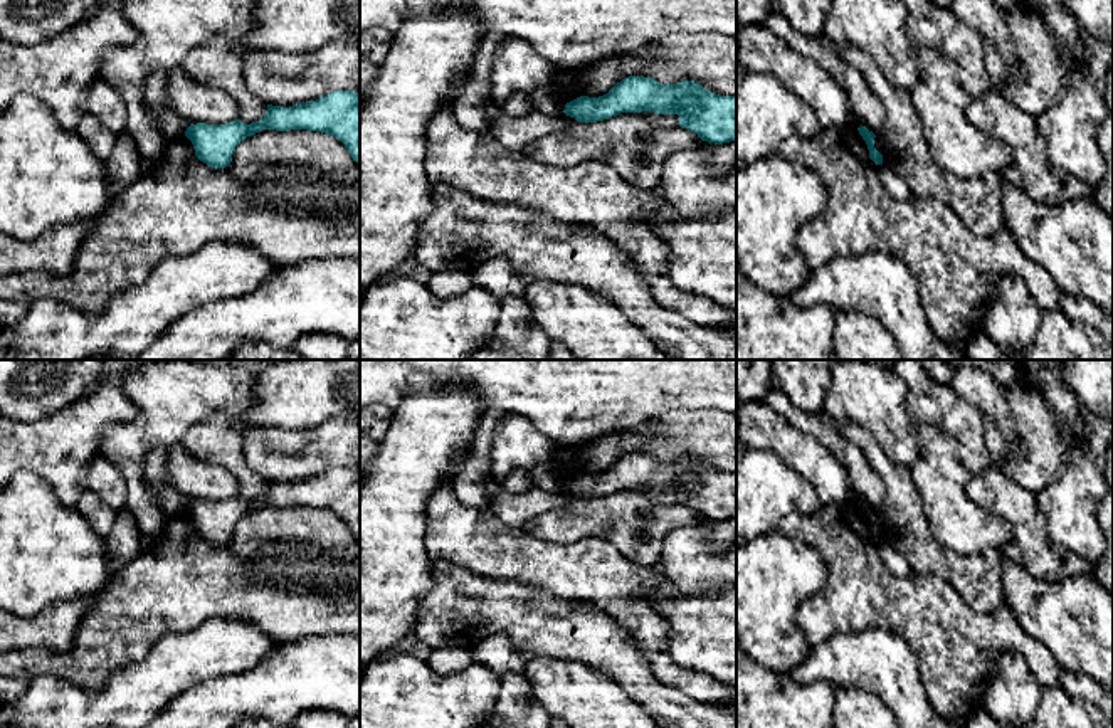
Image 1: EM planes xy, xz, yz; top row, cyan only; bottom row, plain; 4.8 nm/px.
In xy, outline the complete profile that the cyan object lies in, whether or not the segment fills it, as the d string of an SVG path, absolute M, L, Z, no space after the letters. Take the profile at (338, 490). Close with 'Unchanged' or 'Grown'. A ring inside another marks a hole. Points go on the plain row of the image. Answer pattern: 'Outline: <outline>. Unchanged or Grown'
Outline: M335 467L316 477L289 484L267 481L262 496L245 501L240 496L225 501L190 501L185 513L195 525L195 533L212 545L225 545L235 523L262 506L321 508L340 516L360 541L360 469Z. Unchanged

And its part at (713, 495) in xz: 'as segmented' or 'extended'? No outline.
as segmented

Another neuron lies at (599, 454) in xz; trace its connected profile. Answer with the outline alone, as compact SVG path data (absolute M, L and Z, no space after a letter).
M642 430L610 432L582 446L582 467L588 474L607 471L617 459L649 442L651 435Z

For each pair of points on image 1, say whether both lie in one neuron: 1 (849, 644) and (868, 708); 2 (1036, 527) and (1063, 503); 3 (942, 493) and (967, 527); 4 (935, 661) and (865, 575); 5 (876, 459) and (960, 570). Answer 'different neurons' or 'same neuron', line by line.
1: different neurons
2: different neurons
3: same neuron
4: same neuron
5: same neuron

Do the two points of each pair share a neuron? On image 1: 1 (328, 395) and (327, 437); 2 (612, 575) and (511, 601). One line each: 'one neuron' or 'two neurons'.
1: two neurons
2: two neurons

